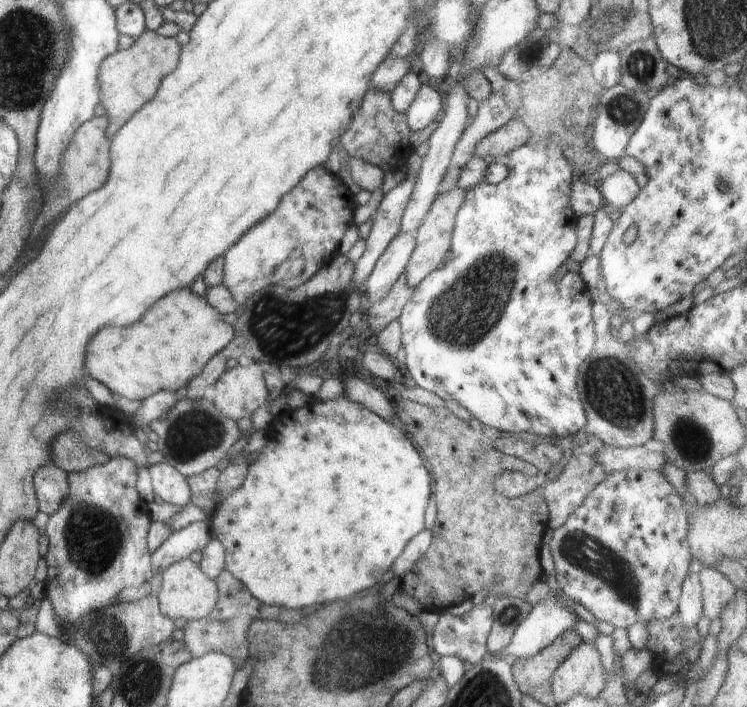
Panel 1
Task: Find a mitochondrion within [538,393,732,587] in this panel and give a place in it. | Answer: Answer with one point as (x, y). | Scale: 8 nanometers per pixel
(695, 444)

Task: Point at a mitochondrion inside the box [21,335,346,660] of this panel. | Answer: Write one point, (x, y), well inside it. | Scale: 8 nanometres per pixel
(92, 536)

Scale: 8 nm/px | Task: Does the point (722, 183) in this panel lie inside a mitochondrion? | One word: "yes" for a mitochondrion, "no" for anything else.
yes

